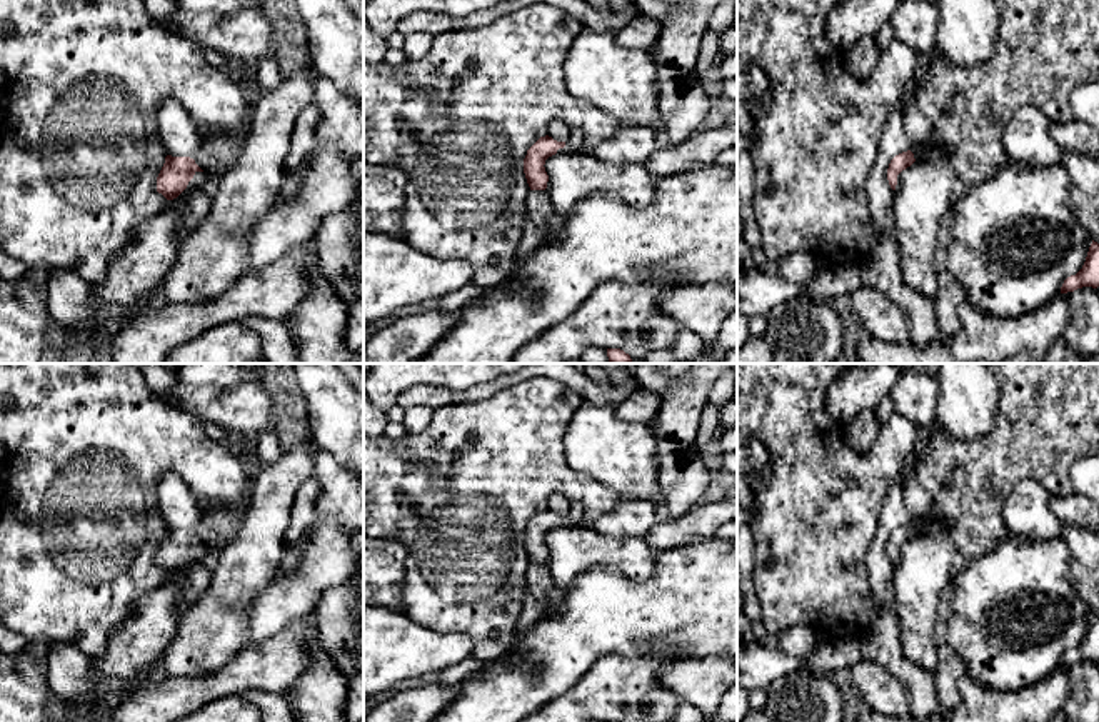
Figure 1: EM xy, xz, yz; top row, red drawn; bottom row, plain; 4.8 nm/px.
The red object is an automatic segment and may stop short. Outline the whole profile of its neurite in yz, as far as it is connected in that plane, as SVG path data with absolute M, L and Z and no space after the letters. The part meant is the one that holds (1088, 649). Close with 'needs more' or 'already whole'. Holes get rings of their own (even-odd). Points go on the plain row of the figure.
M1092 614L1082 642L1064 654L1061 667L1074 665L1082 660L1099 660L1099 617Z | already whole

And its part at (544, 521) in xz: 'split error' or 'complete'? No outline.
split error

